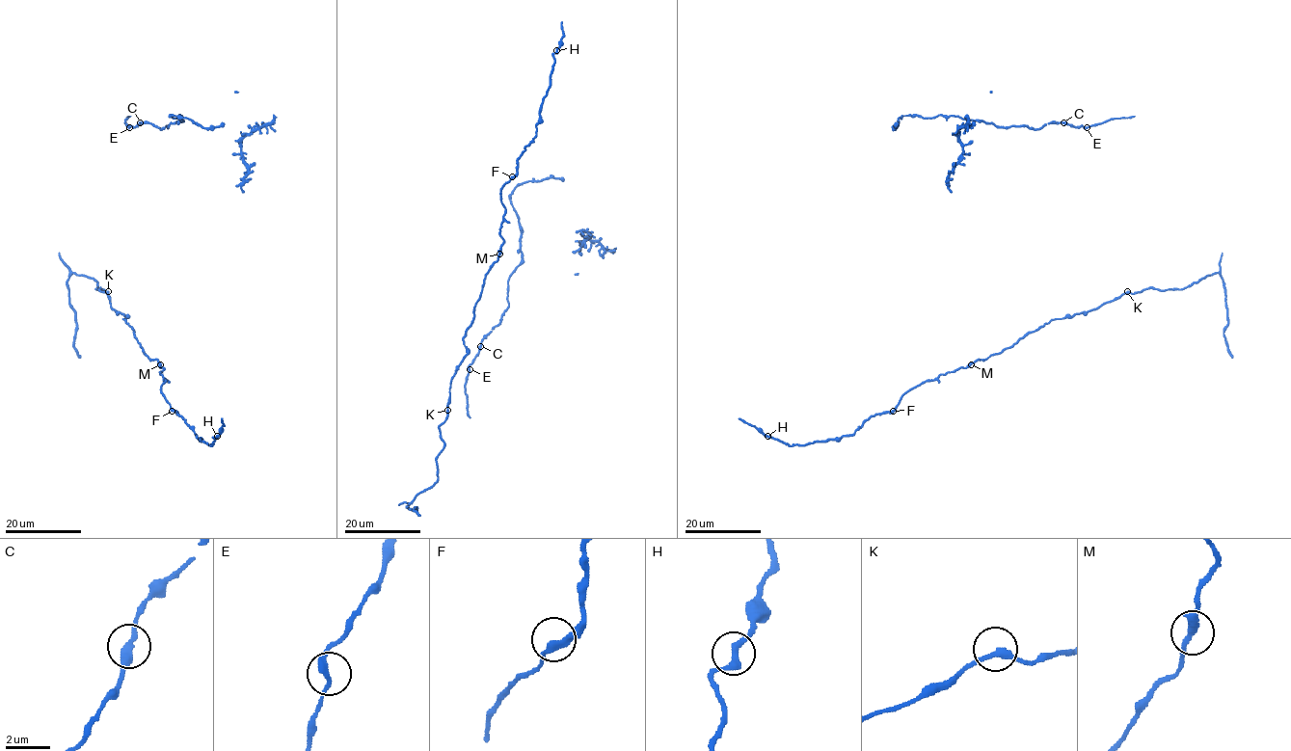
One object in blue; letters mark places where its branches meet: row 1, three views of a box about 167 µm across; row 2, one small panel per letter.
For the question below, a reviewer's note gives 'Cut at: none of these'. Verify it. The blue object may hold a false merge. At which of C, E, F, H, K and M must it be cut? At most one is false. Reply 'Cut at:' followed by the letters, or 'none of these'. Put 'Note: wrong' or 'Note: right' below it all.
Cut at: none of these
Note: right

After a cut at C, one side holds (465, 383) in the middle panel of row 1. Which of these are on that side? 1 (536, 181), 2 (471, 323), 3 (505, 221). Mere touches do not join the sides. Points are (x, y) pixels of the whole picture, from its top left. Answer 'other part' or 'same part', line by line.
1: other part
2: same part
3: same part

